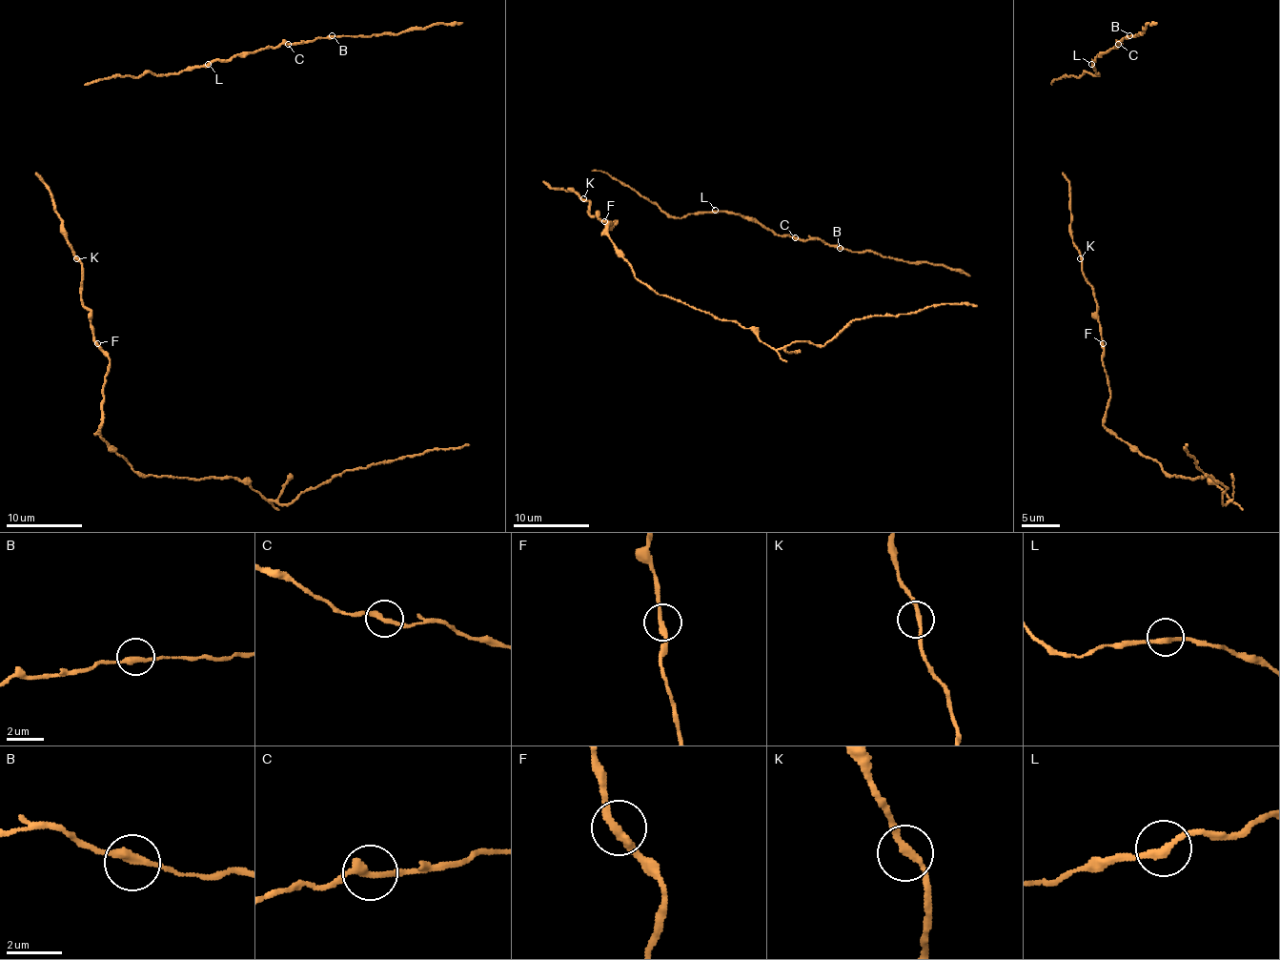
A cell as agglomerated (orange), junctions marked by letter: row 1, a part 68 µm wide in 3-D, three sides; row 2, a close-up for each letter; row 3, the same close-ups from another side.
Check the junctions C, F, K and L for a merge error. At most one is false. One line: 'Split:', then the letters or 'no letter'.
Split: no letter

